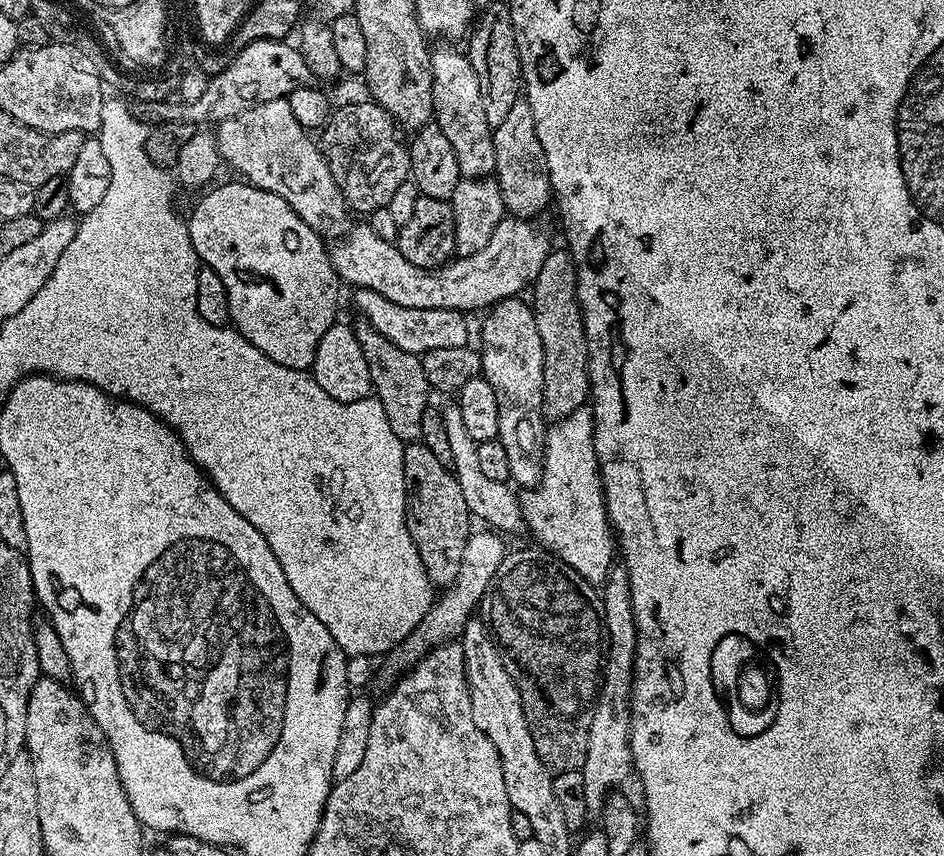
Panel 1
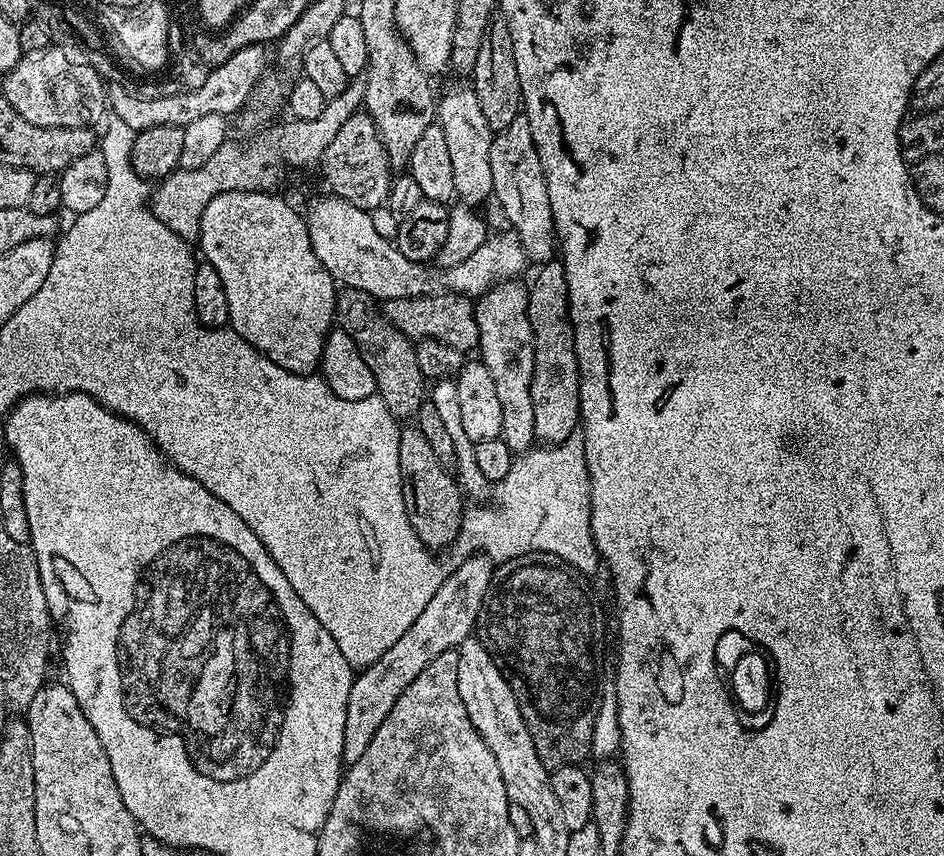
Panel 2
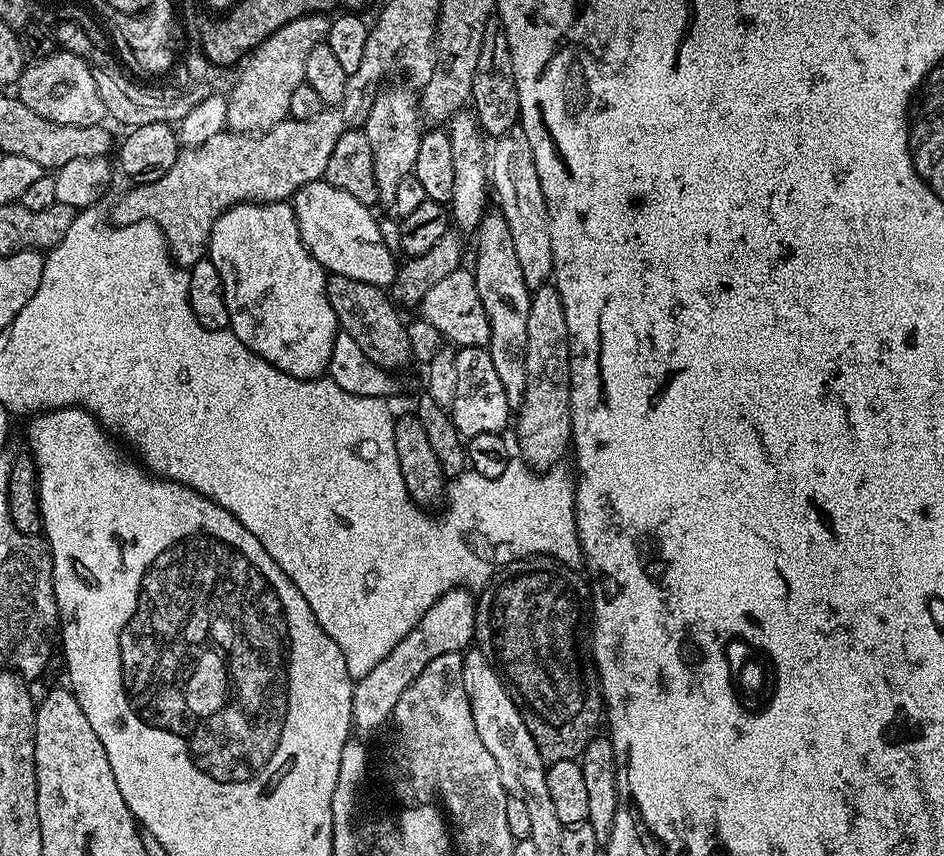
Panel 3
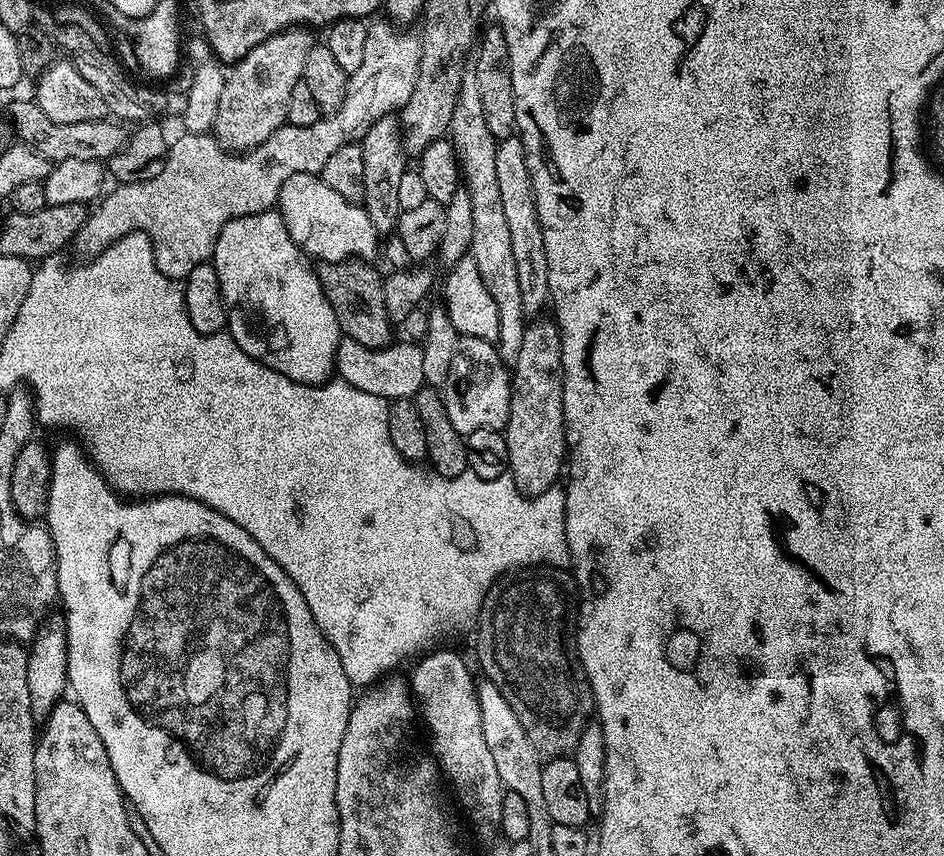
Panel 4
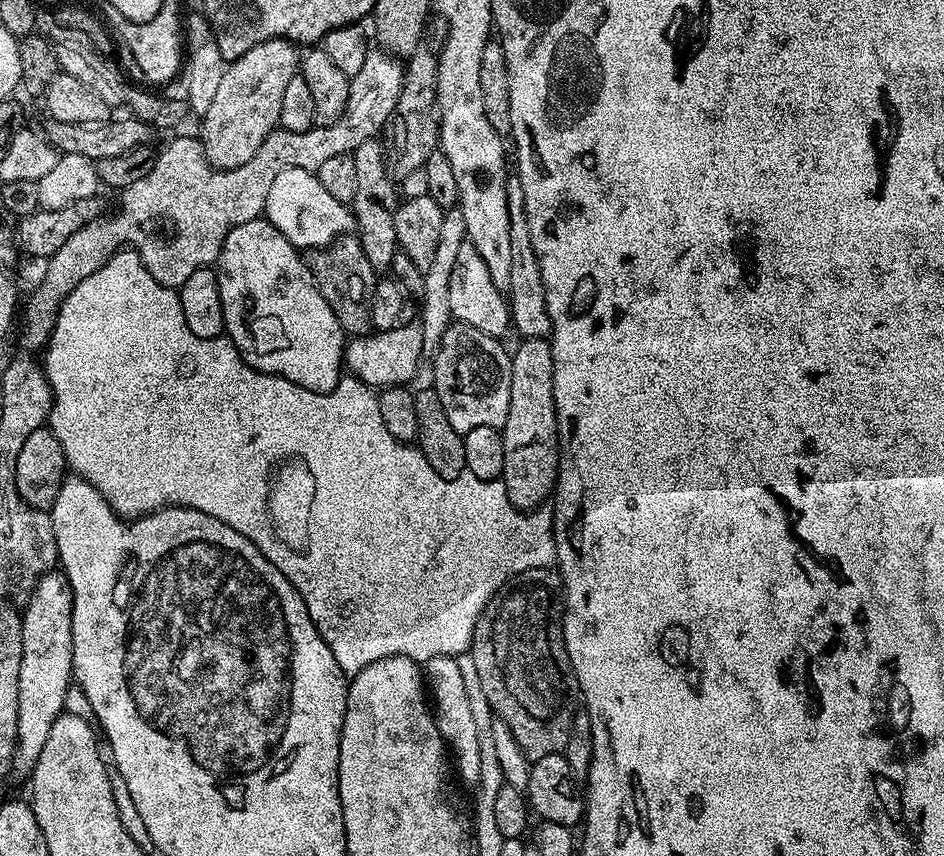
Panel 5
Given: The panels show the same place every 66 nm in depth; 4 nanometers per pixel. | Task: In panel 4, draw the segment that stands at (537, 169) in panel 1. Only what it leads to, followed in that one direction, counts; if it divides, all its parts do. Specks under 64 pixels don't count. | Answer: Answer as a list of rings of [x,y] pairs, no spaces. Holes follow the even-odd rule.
[[[519,135],[499,141],[494,154],[494,167],[498,174],[498,190],[502,193],[502,210],[506,213],[506,226],[510,230],[510,247],[514,253],[514,267],[518,274],[519,293],[525,317],[536,318],[543,308],[549,307],[548,287],[550,270],[546,270],[546,246],[542,246],[542,232],[534,202],[530,172],[526,170],[526,150]]]

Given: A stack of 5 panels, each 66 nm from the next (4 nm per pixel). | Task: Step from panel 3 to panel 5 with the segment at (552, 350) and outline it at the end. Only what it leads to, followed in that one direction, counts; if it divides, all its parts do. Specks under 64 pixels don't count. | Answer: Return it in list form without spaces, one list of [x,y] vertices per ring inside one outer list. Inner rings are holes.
[[[521,339],[519,343],[516,352],[514,348],[511,353],[510,410],[502,429],[506,450],[502,479],[513,506],[531,510],[541,507],[553,495],[560,469],[560,439],[554,406],[552,345],[548,340]]]

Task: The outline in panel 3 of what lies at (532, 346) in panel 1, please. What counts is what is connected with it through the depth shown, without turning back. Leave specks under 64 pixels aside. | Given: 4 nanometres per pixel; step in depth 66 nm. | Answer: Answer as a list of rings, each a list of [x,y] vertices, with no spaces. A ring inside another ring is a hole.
[[[488,210],[474,233],[476,239],[476,268],[474,275],[478,286],[478,298],[486,310],[490,322],[490,342],[487,350],[494,362],[494,370],[506,390],[509,409],[519,409],[526,390],[526,318],[530,318],[532,292],[522,278],[518,258],[514,258],[514,238],[510,238],[510,226],[498,210]]]

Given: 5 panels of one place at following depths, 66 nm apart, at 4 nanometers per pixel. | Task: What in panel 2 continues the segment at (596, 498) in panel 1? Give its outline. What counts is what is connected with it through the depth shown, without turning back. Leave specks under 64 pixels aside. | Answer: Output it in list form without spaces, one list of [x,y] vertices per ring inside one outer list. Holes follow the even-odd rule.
[[[579,431],[551,446],[536,446],[517,455],[510,466],[510,474],[495,485],[494,496],[495,492],[493,504],[484,502],[479,505],[481,508],[469,507],[465,511],[454,545],[457,557],[471,556],[477,550],[483,550],[493,561],[503,562],[525,556],[528,552],[545,552],[562,558],[562,562],[585,574],[592,574],[596,567],[601,567],[600,552],[590,530],[590,474],[586,466],[584,438]]]

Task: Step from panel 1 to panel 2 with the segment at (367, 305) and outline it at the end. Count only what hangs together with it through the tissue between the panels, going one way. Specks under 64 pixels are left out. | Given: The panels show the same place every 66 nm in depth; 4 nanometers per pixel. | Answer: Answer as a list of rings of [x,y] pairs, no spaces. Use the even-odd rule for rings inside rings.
[[[454,292],[435,296],[417,296],[415,300],[383,301],[384,317],[396,328],[402,329],[413,342],[421,340],[441,340],[454,346],[459,352],[468,354],[479,349],[480,331],[476,321],[476,310],[469,297]]]

